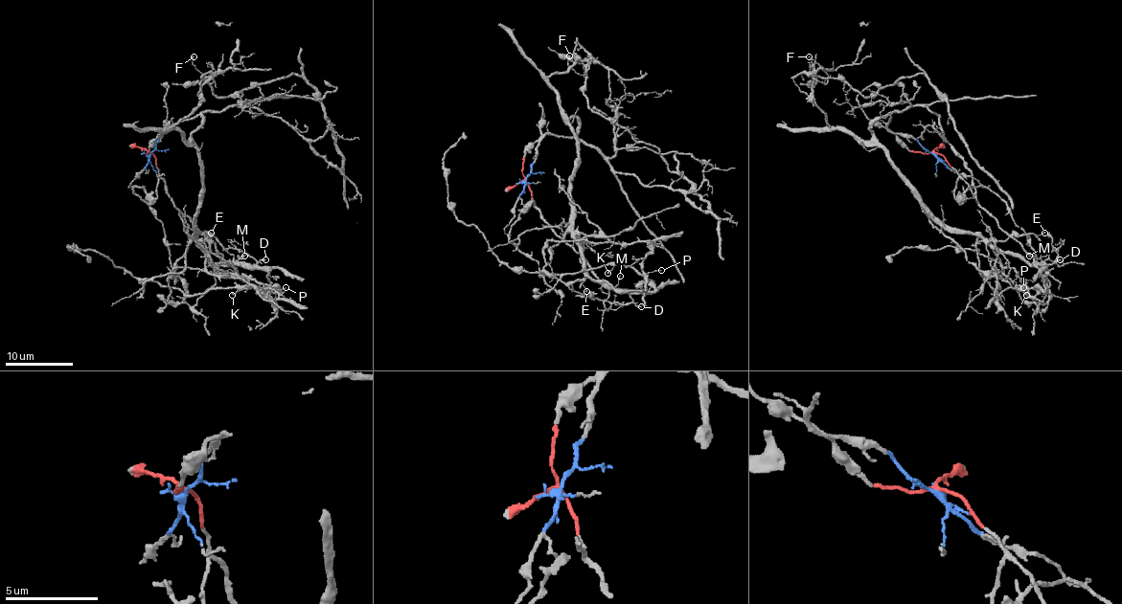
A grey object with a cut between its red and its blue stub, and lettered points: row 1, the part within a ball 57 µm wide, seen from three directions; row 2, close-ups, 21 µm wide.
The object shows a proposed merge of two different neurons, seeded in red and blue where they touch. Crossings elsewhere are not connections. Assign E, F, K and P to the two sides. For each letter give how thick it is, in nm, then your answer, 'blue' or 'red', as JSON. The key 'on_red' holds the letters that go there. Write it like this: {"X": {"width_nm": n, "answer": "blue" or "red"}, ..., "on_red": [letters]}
{"E": {"width_nm": 110, "answer": "red"}, "F": {"width_nm": 110, "answer": "blue"}, "K": {"width_nm": 150, "answer": "red"}, "P": {"width_nm": 90, "answer": "red"}, "on_red": ["E", "K", "P"]}

